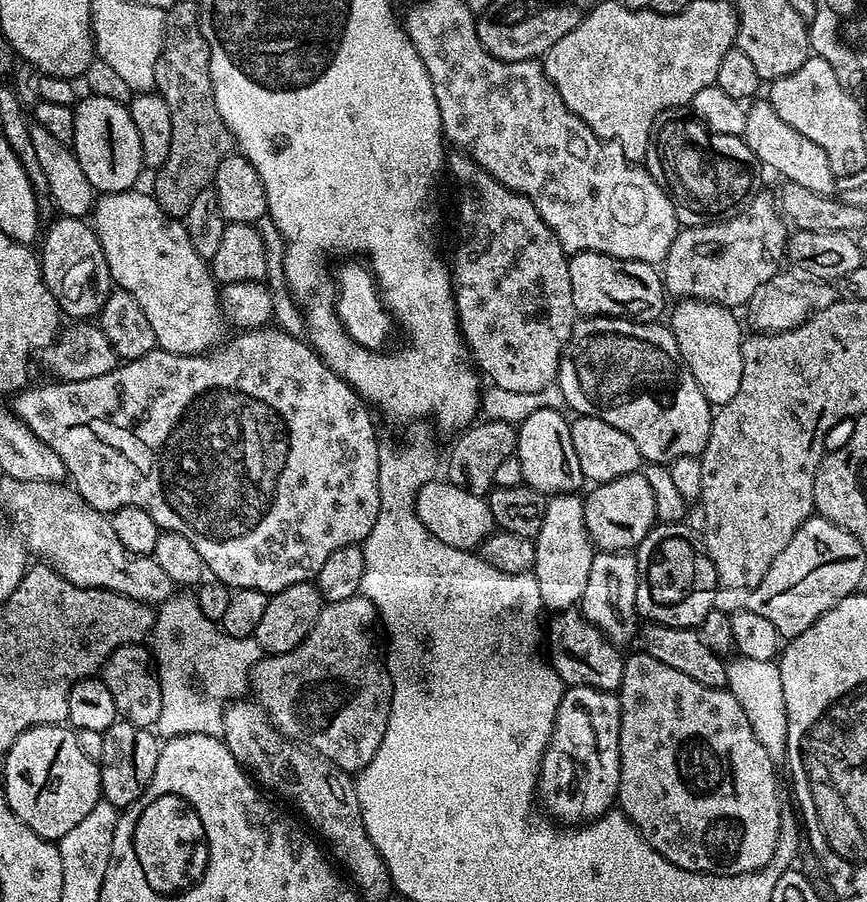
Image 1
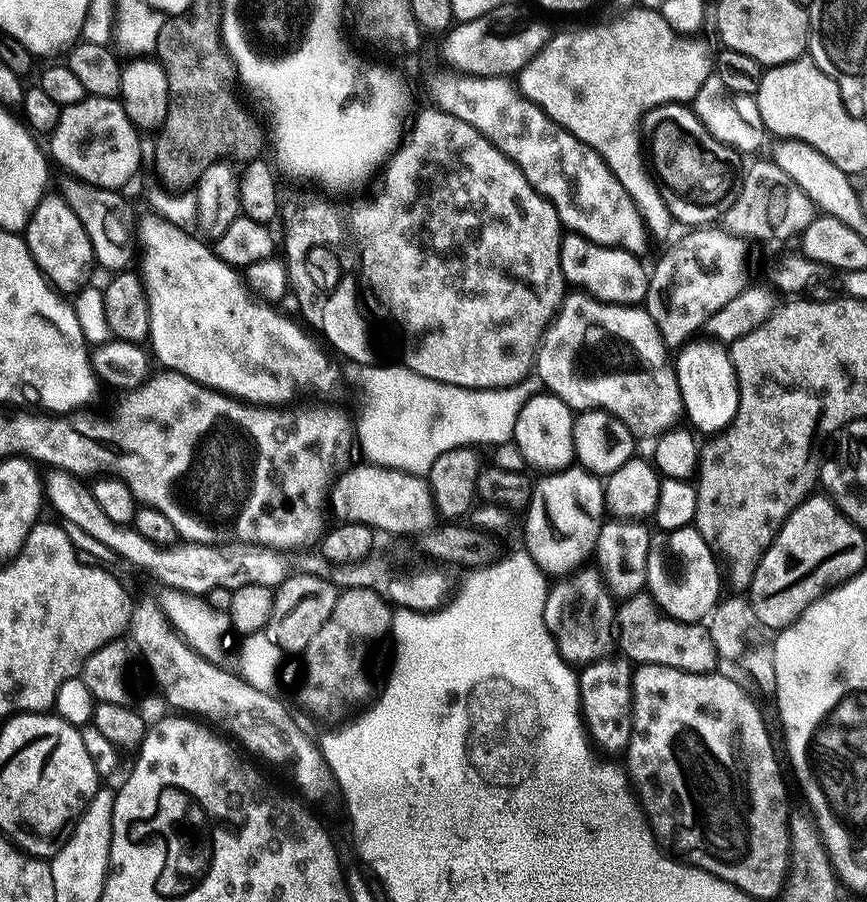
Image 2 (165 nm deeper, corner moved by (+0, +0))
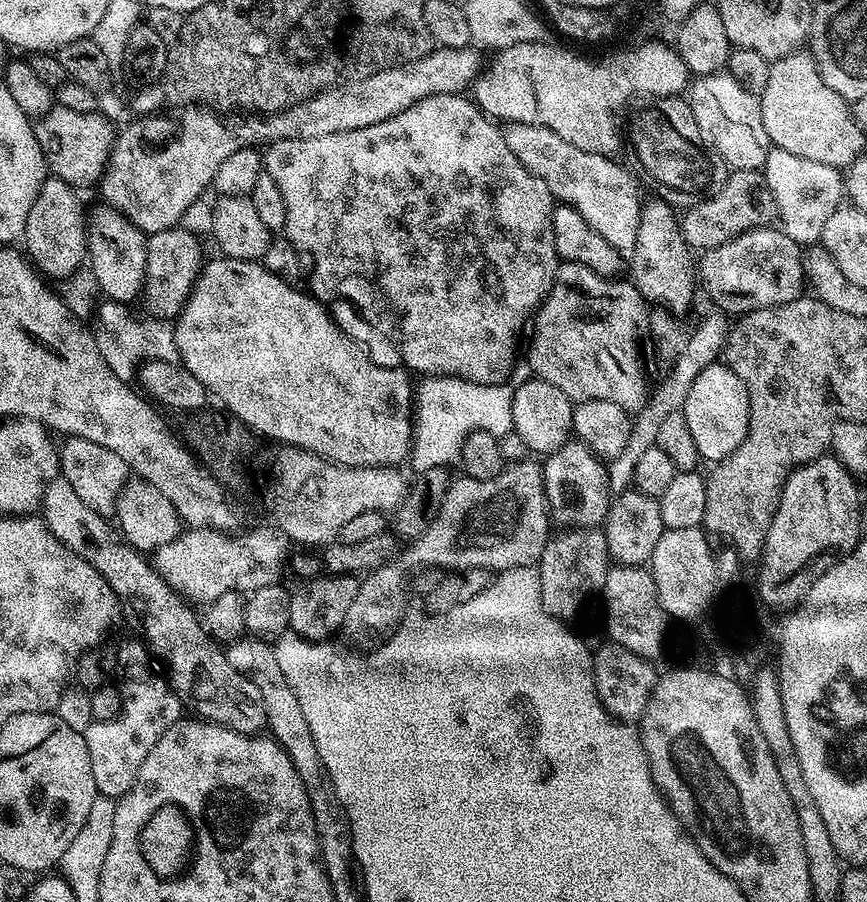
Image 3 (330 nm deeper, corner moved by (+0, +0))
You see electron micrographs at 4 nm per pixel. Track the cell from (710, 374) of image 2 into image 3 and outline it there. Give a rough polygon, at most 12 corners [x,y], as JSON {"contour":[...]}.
{"contour":[[723,362],[694,378],[682,411],[705,461],[748,433],[746,386]]}

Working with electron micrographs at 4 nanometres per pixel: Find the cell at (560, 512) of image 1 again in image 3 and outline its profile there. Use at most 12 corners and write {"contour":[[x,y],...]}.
{"contour":[[572,438],[543,461],[550,516],[594,528],[608,517],[608,469]]}

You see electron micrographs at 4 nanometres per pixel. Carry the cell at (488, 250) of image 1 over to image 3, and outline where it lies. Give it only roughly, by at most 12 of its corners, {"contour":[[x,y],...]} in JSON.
{"contour":[[467,95],[273,140],[283,235],[425,377],[503,384],[554,197]]}

